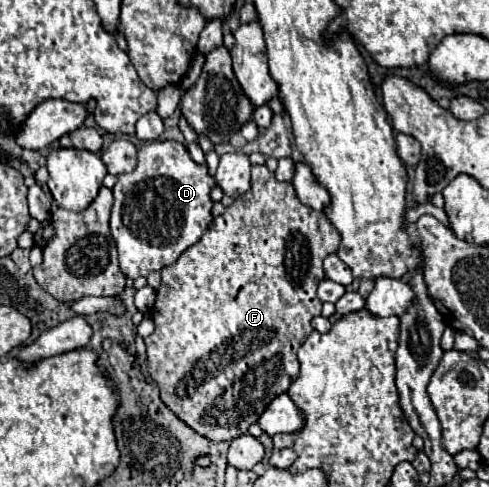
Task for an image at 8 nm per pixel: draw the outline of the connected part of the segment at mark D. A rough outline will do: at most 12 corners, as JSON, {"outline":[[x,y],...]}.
{"outline":[[175,140],[117,176],[111,232],[127,278],[213,224],[215,178]]}

